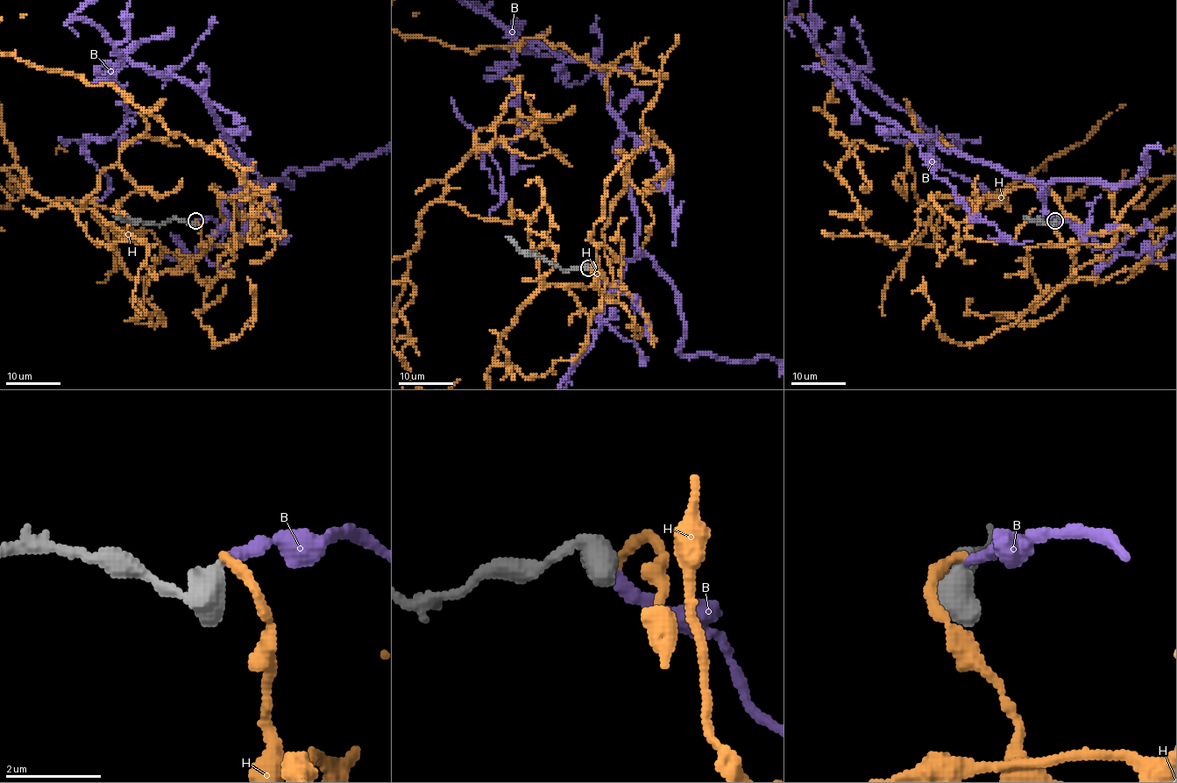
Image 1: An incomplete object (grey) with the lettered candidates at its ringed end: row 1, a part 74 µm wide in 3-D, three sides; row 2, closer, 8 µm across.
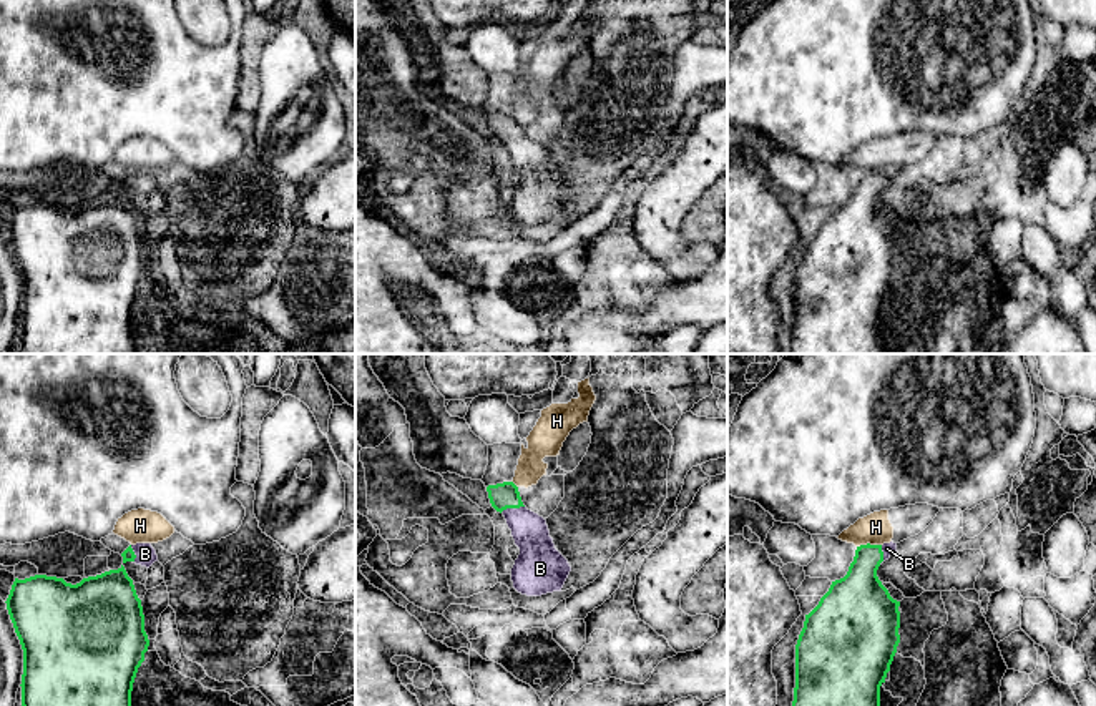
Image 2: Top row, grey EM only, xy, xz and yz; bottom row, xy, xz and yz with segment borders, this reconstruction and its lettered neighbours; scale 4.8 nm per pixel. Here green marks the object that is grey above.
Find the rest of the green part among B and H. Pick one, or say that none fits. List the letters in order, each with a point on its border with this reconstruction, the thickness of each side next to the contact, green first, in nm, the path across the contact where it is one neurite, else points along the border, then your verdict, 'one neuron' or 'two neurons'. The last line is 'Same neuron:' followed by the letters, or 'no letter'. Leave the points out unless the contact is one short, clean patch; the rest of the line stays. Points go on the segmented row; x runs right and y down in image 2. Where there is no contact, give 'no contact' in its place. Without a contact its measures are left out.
B: meets green in xz at (512, 507); 130 nm thick on the green side, 180 nm on the other; runs through xz (503, 495), (512, 507), (530, 532); one neuron
H: meets green in yz at (869, 544); 220 nm thick on the green side, 160 nm on the other; border along yz (880, 544), (861, 544), (857, 547); two neurons
Same neuron: B

